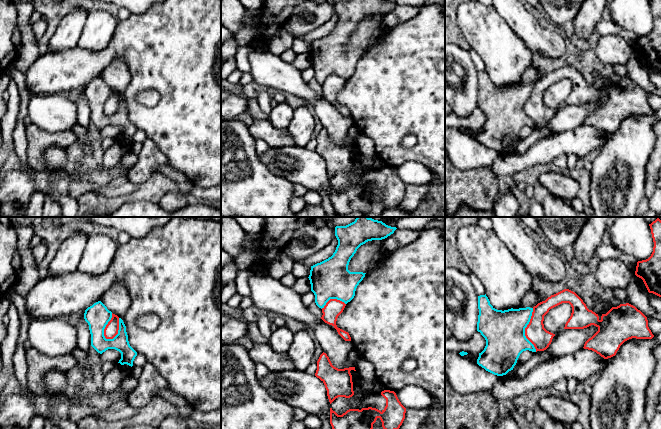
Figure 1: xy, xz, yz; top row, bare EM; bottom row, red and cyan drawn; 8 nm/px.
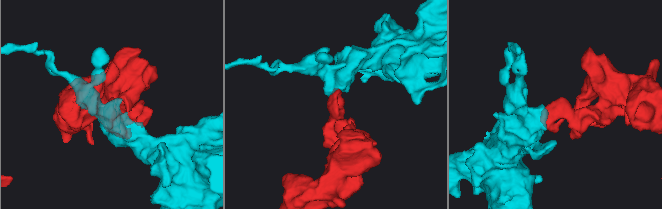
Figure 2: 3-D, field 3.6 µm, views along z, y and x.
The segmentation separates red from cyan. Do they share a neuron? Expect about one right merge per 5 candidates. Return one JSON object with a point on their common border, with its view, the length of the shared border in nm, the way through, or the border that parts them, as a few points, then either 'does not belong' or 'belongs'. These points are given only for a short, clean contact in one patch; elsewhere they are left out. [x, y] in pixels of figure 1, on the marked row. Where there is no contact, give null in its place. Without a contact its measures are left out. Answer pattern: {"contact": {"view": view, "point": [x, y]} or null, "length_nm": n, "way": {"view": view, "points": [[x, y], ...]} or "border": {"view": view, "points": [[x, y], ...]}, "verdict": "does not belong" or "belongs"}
{"contact": {"view": "xy", "point": [106, 326]}, "length_nm": 220, "border": {"view": "xy", "points": [[112, 313], [112, 317], [104, 329], [104, 337], [106, 339]]}, "verdict": "does not belong"}

